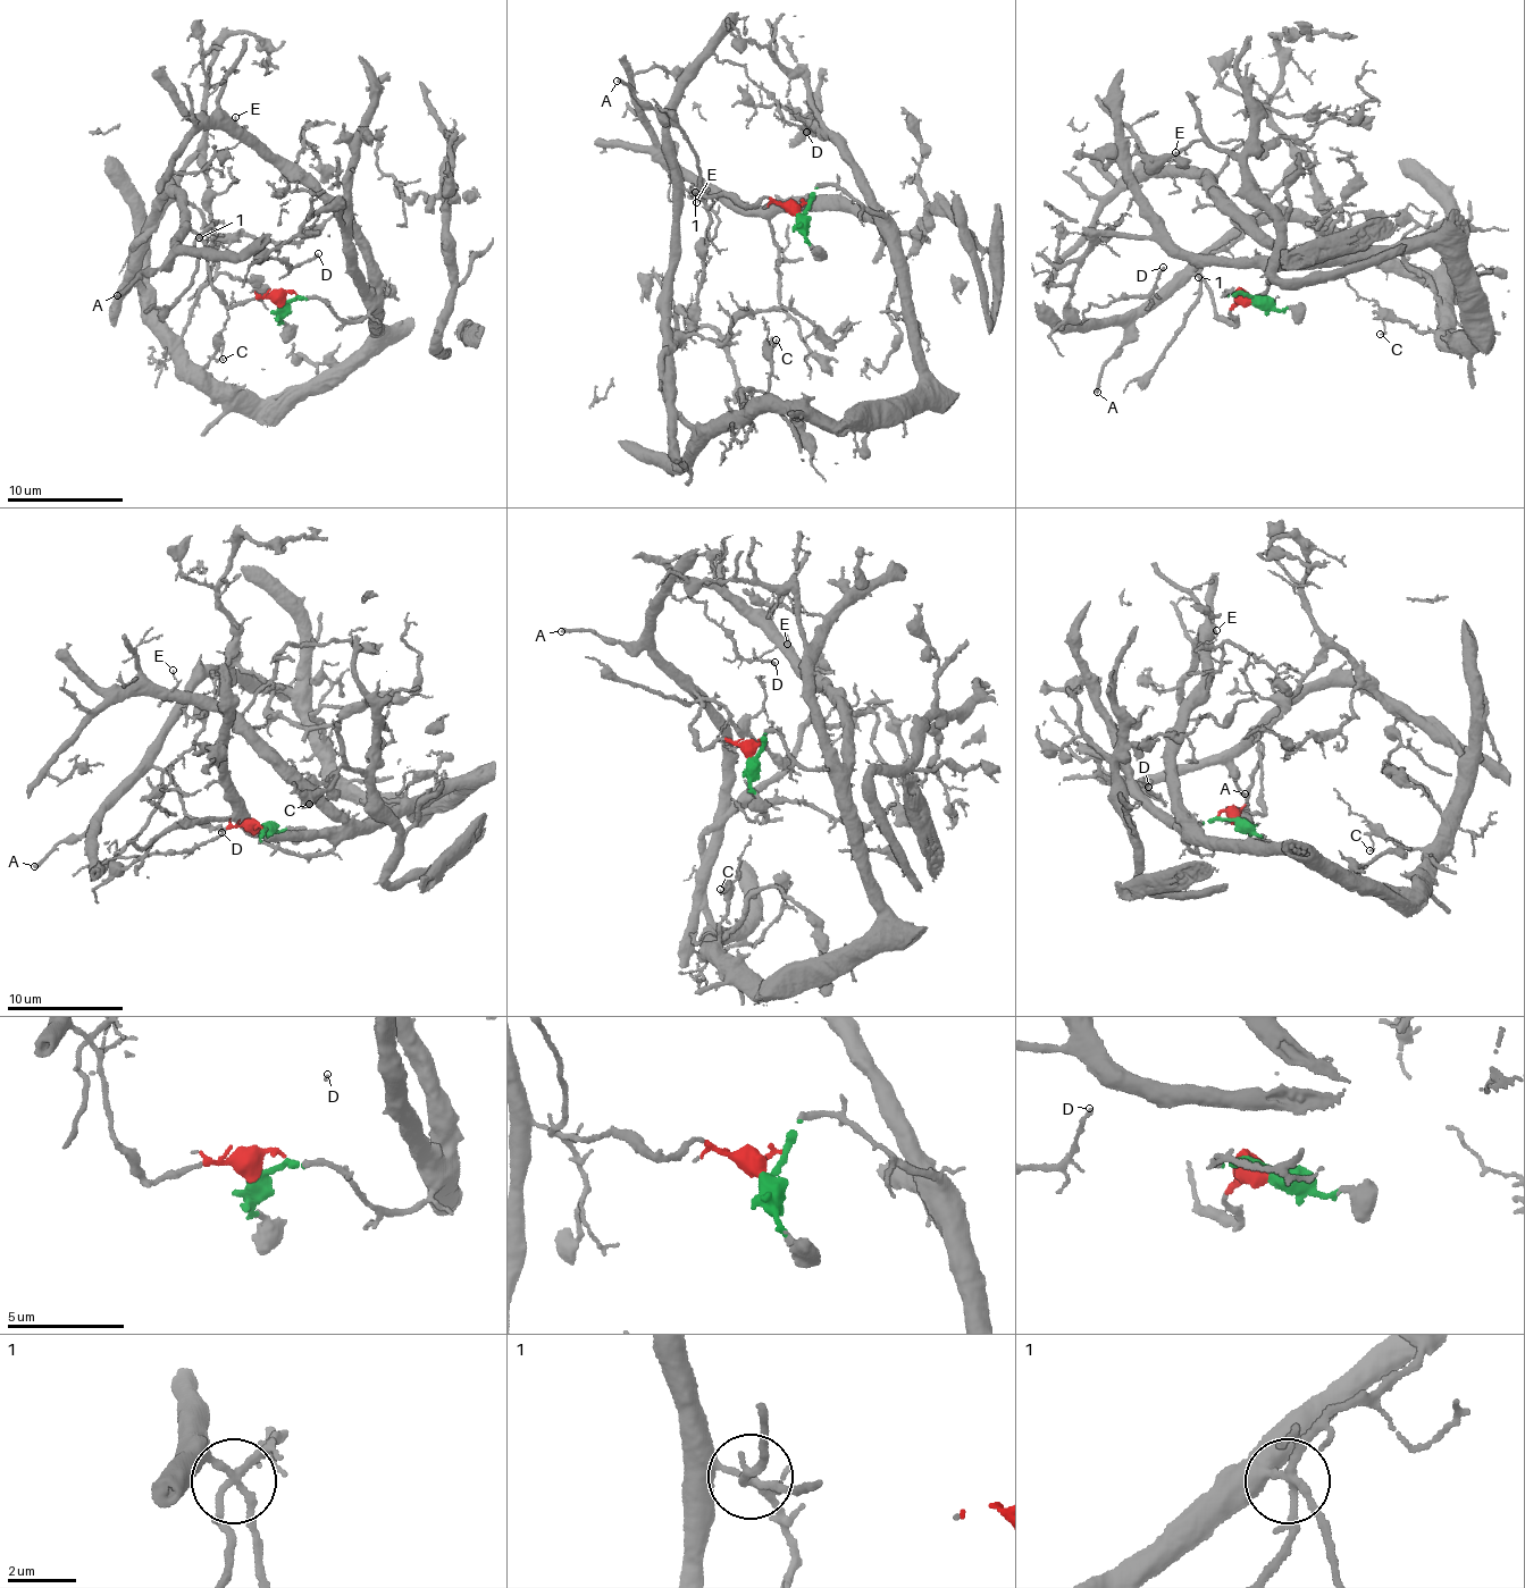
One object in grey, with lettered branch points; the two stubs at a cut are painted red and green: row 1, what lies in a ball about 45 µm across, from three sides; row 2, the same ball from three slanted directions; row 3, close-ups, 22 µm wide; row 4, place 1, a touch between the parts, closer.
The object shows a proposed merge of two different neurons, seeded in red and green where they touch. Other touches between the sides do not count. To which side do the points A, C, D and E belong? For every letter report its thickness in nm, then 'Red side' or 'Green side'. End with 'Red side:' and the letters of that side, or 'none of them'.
A: Thickness 240 nm. Red side
C: Thickness 120 nm. Green side
D: Thickness 170 nm. Red side
E: Thickness 90 nm. Green side
Red side: A, D

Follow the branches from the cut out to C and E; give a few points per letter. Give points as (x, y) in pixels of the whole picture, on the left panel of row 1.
C: (281, 303), (373, 309), (371, 336), (256, 398), (203, 369), (219, 344), (223, 360)
E: (281, 303), (320, 297), (341, 318), (359, 321), (376, 278), (345, 224), (309, 188), (261, 159), (234, 116)

